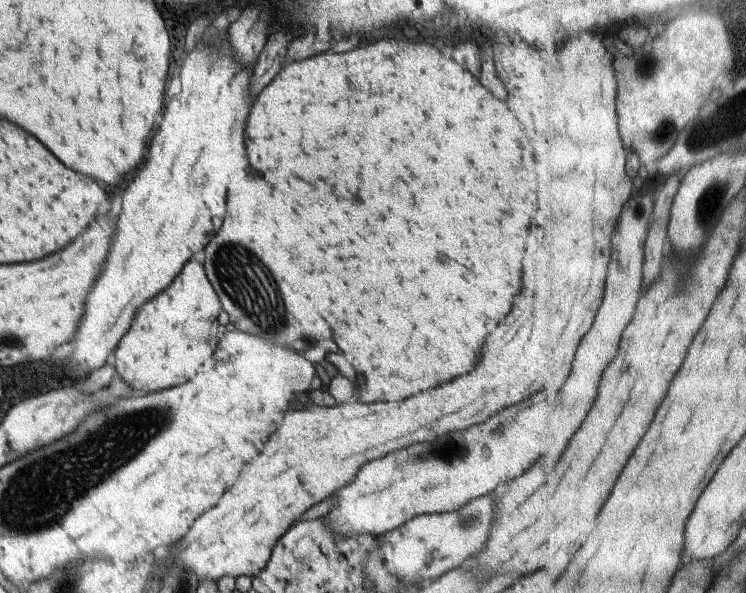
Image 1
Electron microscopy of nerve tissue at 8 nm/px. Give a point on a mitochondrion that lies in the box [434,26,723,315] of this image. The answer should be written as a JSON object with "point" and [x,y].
{"point":[702,134]}

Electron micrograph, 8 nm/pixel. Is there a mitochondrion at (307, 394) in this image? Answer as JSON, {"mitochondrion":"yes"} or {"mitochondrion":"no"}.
{"mitochondrion":"no"}

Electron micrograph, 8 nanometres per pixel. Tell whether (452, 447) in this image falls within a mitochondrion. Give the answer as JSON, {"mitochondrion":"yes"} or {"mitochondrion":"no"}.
{"mitochondrion":"yes"}

